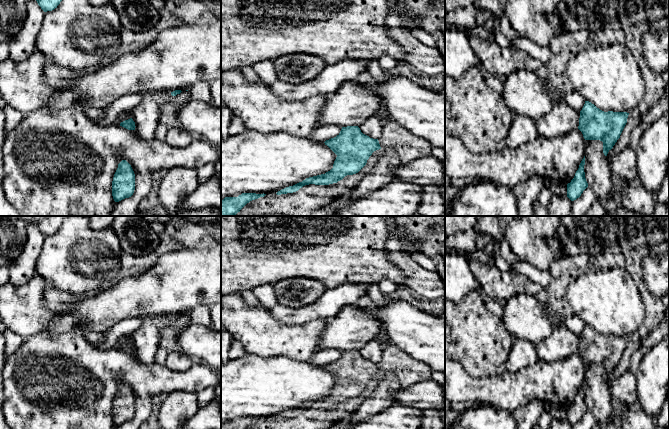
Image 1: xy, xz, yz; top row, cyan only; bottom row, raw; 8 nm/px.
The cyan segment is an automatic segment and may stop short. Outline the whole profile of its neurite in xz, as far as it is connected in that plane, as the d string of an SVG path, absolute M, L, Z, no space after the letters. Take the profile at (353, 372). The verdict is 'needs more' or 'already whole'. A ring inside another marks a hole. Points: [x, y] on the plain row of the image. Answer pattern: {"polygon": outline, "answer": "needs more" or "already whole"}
{"polygon": "M358 350L342 351L340 357L329 364L327 369L336 379L333 392L325 398L306 402L293 410L286 411L276 418L298 415L305 409L329 409L337 407L347 399L358 397L376 374L381 373L378 363L363 358Z", "answer": "already whole"}

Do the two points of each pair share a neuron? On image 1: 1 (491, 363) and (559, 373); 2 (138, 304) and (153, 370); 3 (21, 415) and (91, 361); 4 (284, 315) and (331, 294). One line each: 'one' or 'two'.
1: two
2: two
3: one
4: one

